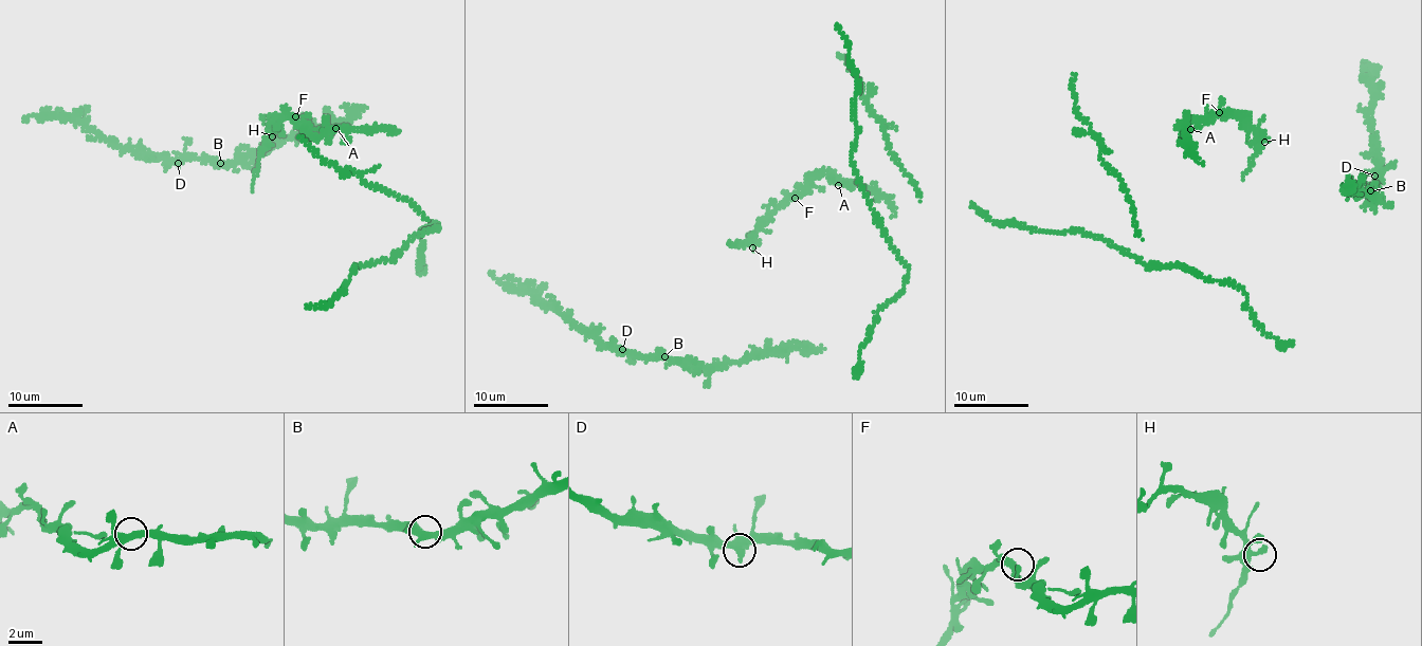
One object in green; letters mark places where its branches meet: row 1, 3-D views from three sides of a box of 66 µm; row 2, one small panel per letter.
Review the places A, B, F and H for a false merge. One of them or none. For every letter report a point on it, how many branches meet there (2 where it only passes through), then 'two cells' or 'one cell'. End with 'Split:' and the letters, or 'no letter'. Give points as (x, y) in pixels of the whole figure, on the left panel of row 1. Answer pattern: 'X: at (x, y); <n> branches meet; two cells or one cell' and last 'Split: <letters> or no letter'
A: at (335, 128); 3 branches meet; one cell
B: at (220, 163); 3 branches meet; one cell
F: at (295, 116); 3 branches meet; one cell
H: at (272, 136); 3 branches meet; one cell
Split: no letter

